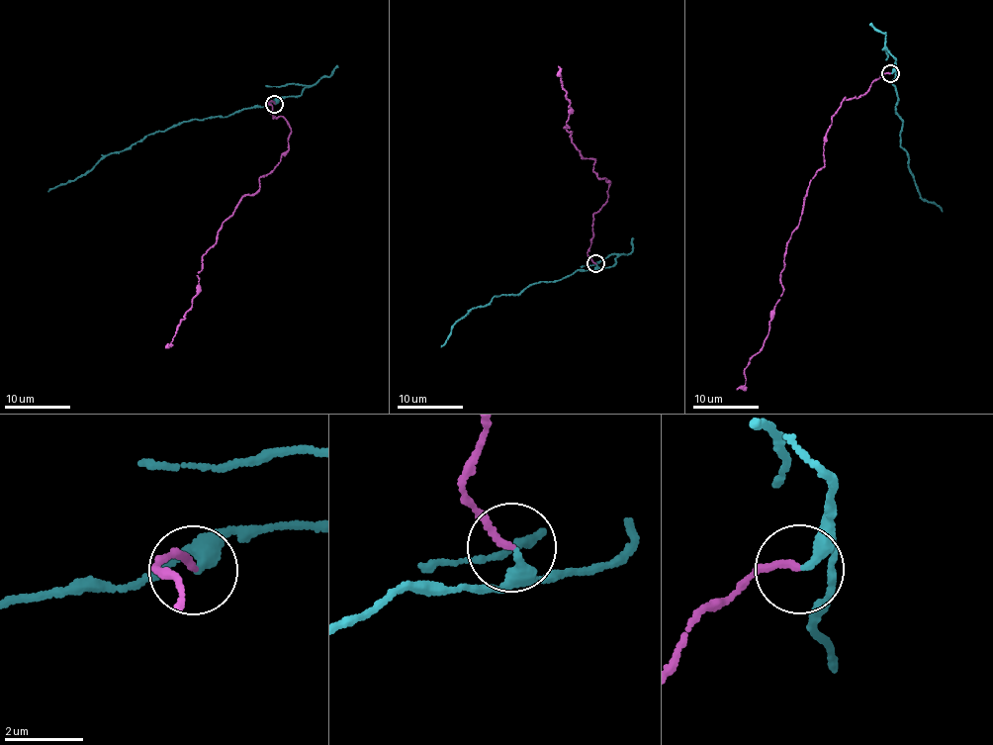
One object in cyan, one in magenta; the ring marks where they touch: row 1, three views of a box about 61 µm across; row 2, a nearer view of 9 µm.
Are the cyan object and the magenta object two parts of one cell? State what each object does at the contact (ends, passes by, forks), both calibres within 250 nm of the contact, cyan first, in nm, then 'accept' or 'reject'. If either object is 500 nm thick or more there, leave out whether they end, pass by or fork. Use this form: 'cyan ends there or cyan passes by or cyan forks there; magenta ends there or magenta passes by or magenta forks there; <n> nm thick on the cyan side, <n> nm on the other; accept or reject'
cyan ends there; magenta ends there; 320 nm thick on the cyan side, 160 nm on the other; accept

